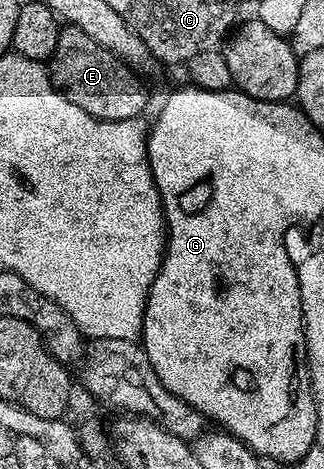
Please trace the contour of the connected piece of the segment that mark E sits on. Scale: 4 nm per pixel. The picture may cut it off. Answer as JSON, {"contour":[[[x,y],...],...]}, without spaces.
{"contour":[[[65,25],[58,36],[58,44],[50,59],[52,85],[70,104],[78,104],[82,112],[94,116],[97,122],[140,118],[148,106],[145,79],[132,70],[114,52],[94,44],[86,32],[77,26]]]}

